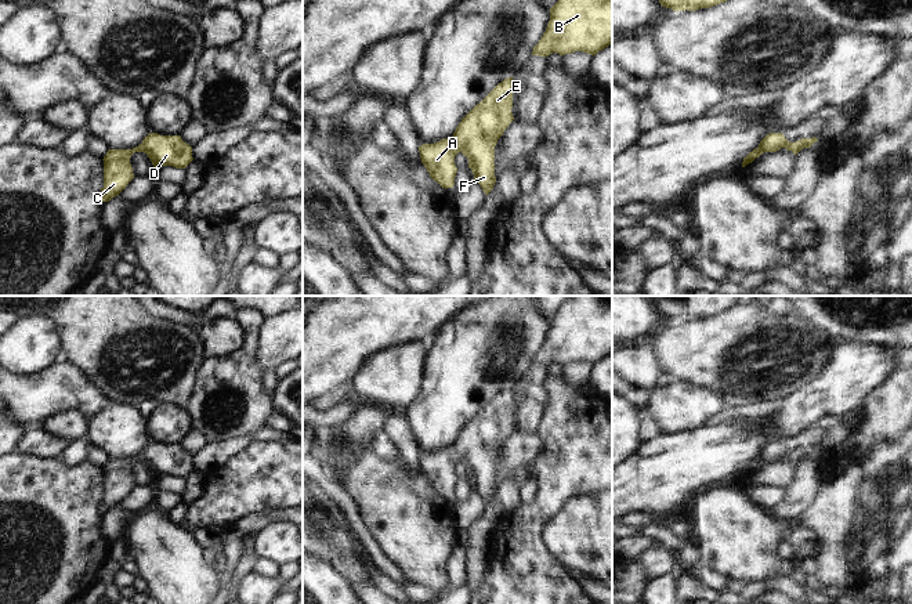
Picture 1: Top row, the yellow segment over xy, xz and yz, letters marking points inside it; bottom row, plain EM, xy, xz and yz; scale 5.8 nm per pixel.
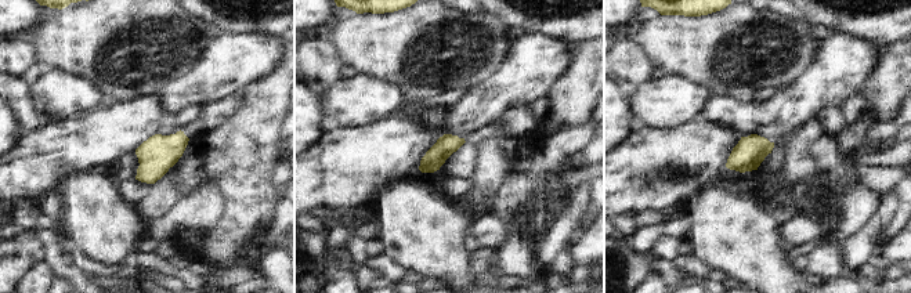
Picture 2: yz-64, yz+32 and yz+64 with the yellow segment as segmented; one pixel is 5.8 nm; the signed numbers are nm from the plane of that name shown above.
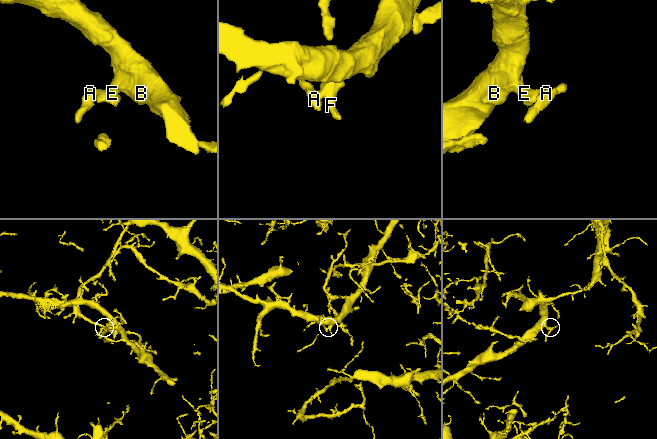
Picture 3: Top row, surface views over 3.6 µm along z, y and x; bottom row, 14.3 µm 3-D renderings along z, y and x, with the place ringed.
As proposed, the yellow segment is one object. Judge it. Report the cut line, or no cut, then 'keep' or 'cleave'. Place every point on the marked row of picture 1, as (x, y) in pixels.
cut none; keep

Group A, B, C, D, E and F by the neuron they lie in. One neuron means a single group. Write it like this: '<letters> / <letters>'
A B C D E F

